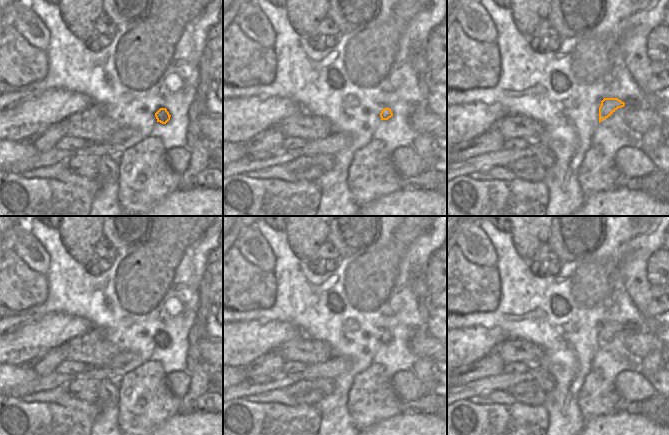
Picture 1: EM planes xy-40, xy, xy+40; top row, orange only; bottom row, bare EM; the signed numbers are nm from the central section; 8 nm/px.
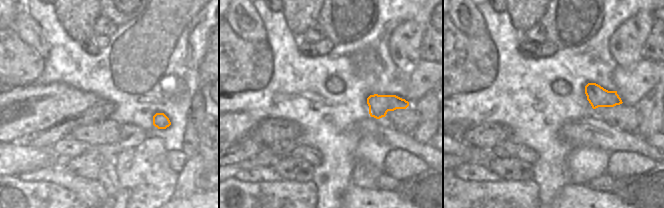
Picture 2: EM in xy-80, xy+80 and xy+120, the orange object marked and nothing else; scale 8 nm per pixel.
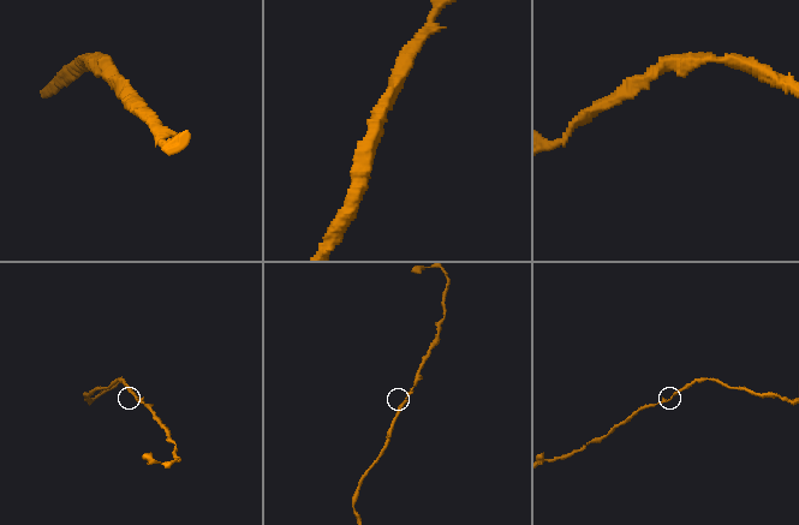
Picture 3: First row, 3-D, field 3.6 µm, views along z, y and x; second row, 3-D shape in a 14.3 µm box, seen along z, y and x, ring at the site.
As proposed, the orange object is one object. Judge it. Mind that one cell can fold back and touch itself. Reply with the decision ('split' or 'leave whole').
leave whole

